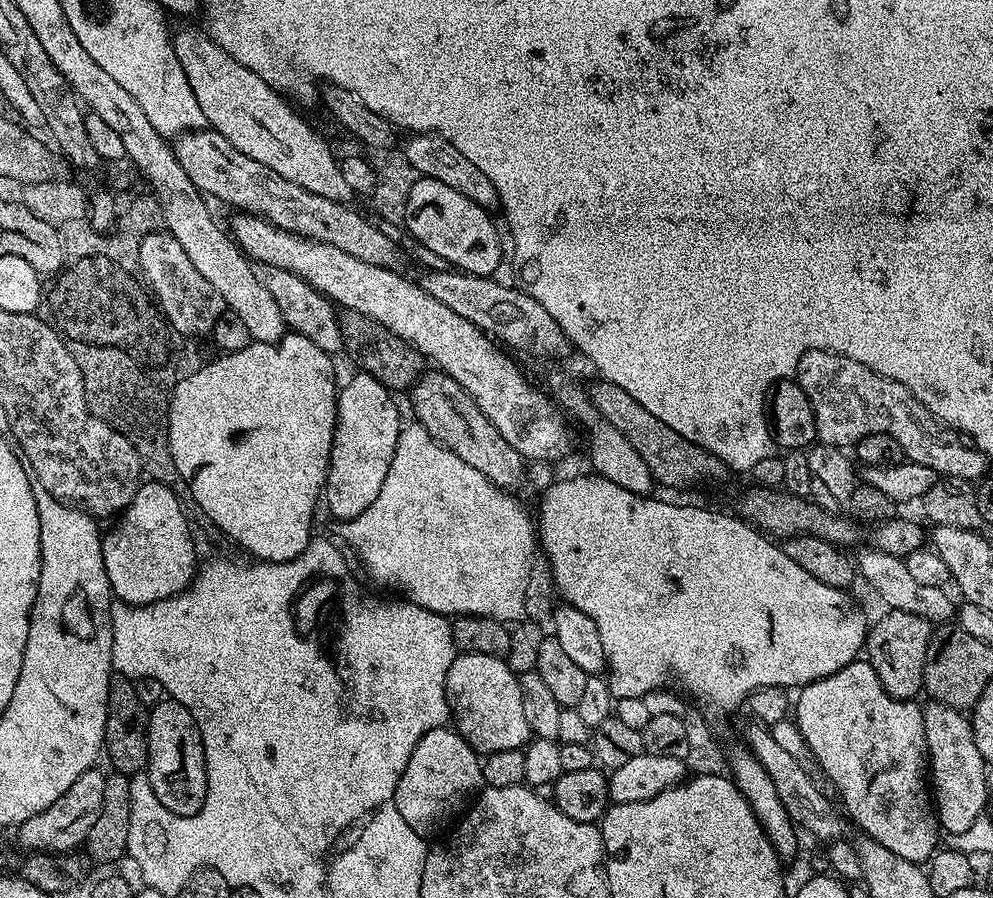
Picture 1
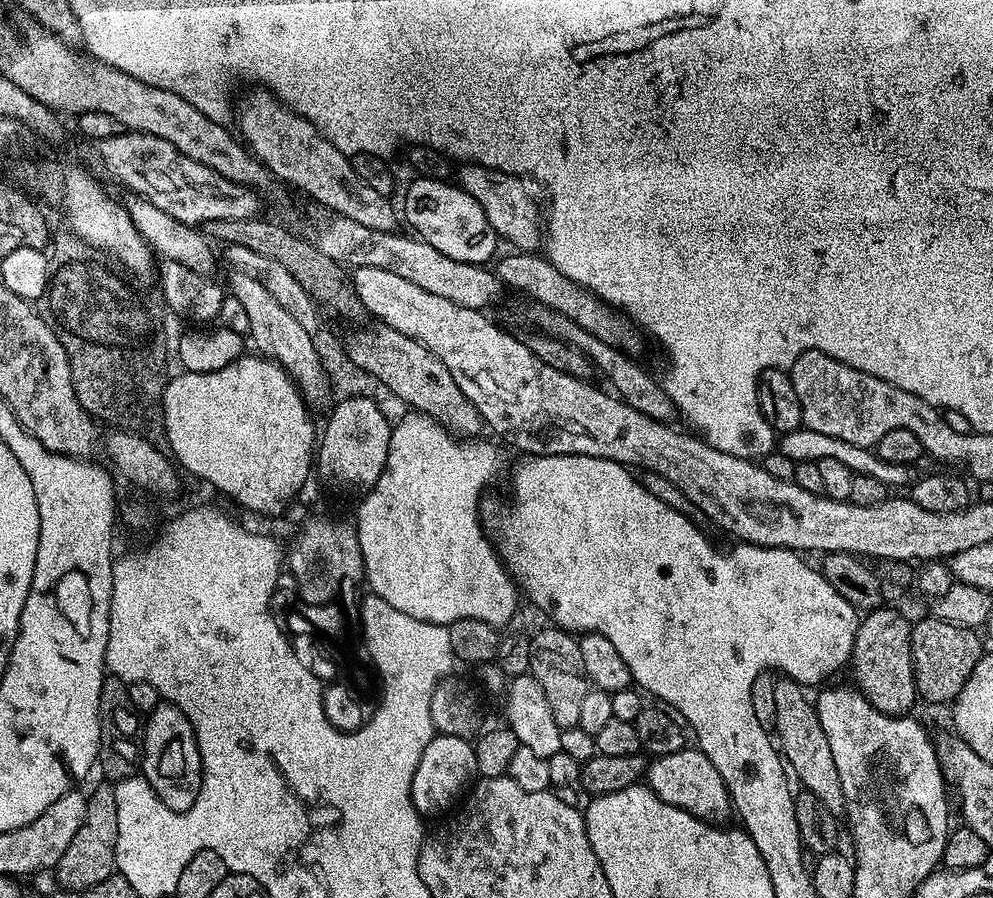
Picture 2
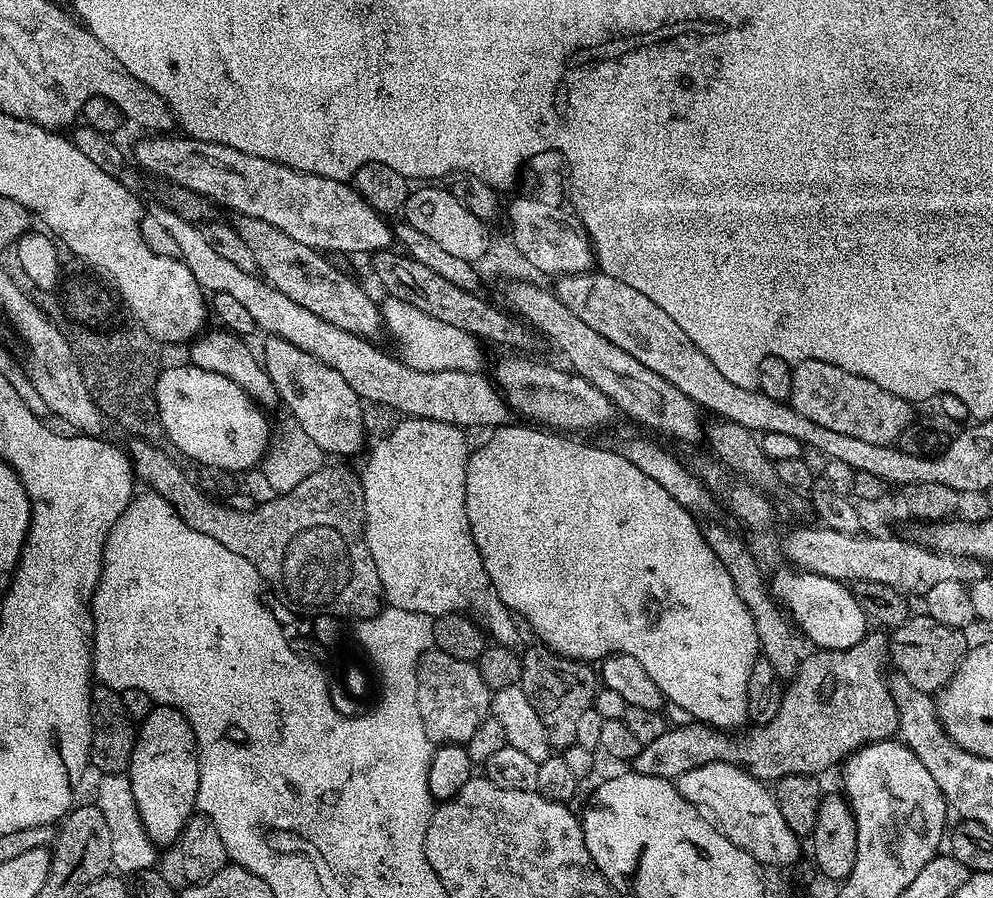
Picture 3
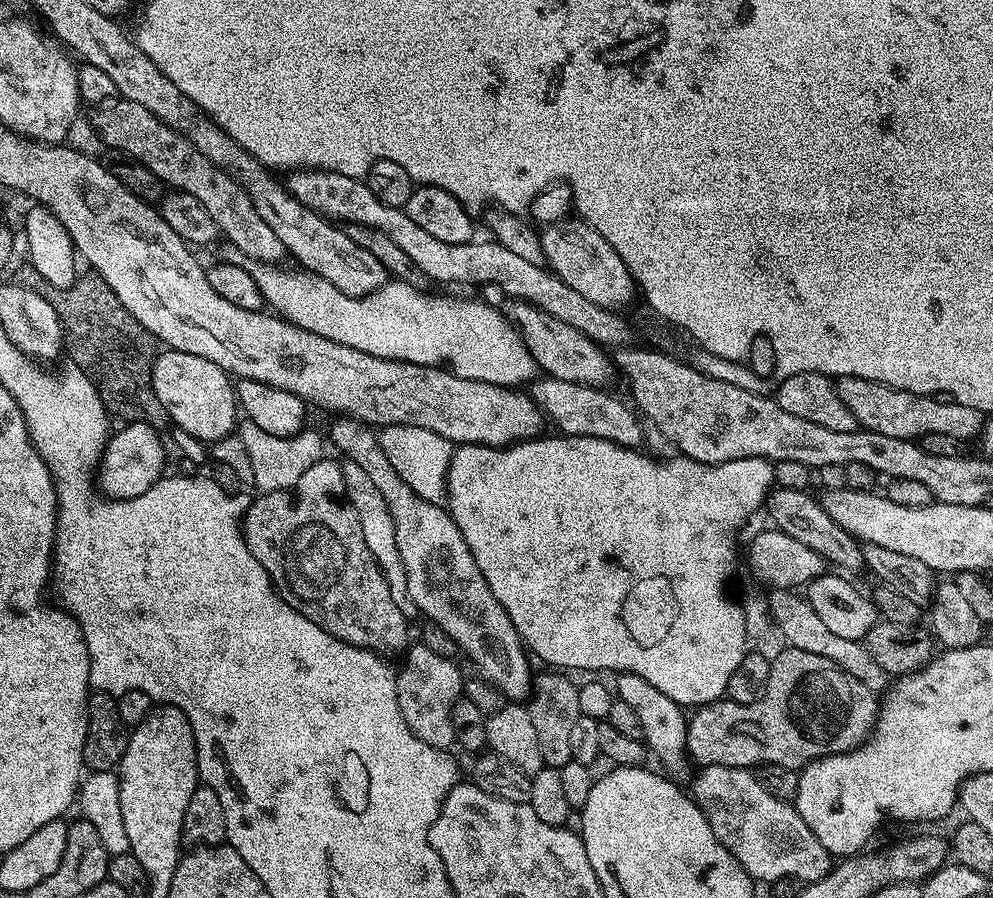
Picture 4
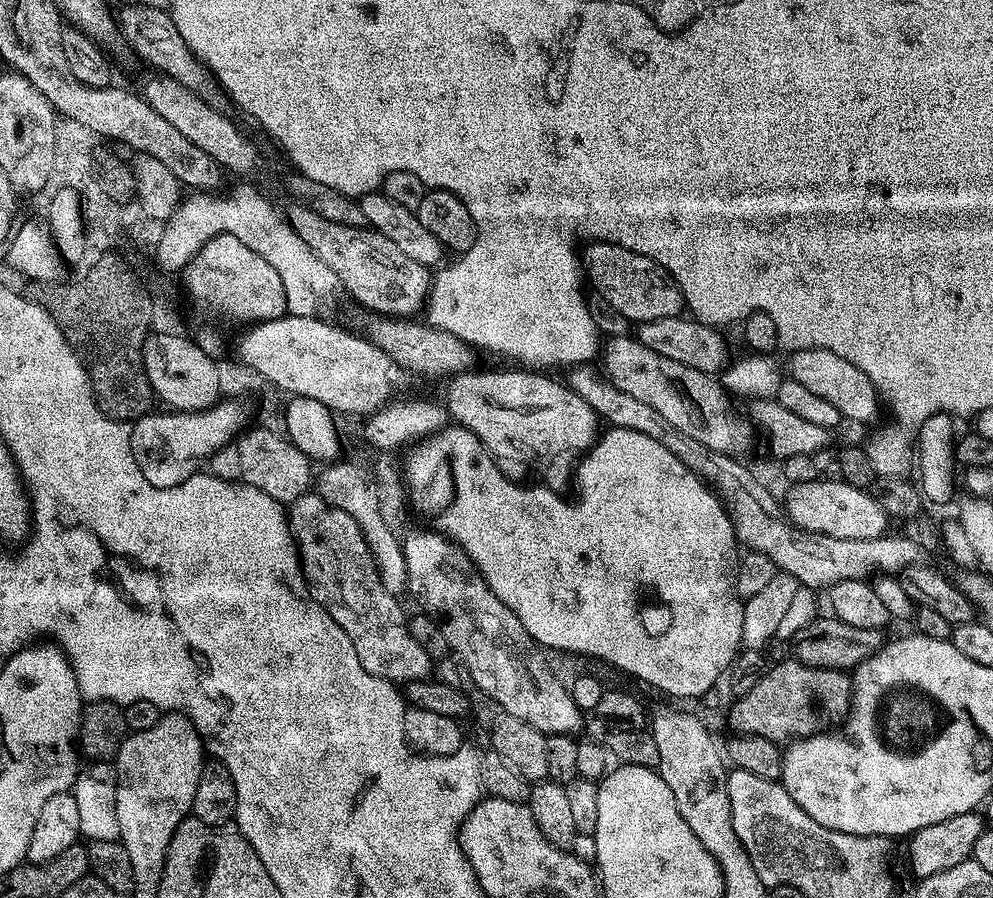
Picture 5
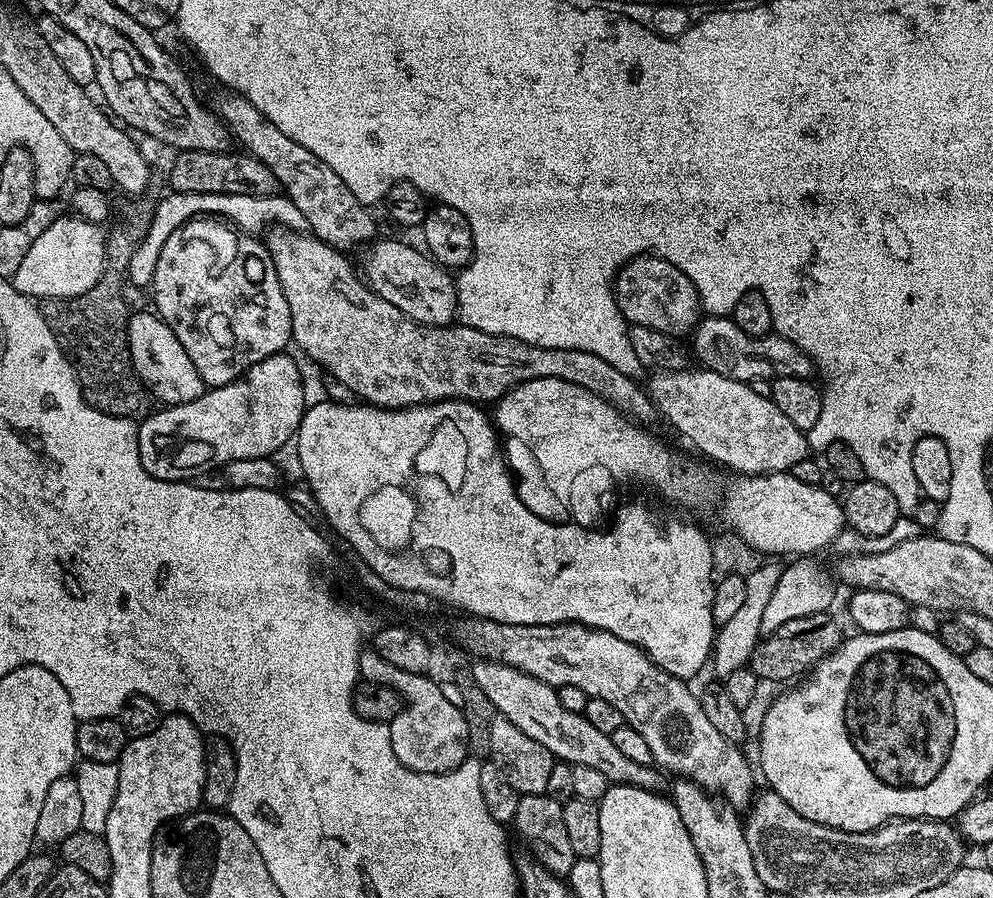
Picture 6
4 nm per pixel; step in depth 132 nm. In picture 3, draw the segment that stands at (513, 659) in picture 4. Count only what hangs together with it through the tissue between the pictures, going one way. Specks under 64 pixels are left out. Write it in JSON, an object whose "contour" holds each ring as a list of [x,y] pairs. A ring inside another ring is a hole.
{"contour":[[[268,336],[265,341],[264,356],[262,352],[264,369],[278,390],[280,404],[288,407],[289,414],[296,419],[295,427],[304,431],[329,457],[359,457],[365,451],[365,405],[360,396],[350,390],[350,382],[346,382],[338,370],[330,370],[326,362],[318,362],[314,354],[306,354],[306,350],[298,350],[294,342],[286,342],[286,338]]]}

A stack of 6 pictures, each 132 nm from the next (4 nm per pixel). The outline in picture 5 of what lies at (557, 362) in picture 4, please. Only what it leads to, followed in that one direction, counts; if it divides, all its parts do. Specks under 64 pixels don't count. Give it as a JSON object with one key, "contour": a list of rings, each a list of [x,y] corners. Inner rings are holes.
{"contour":[[[631,335],[607,337],[602,344],[602,358],[603,354],[602,372],[606,379],[618,386],[622,394],[630,394],[630,398],[646,402],[646,406],[650,406],[664,419],[669,429],[683,432],[710,450],[724,452],[728,456],[740,454],[747,446],[749,425],[744,425],[739,416],[732,411],[733,401],[719,379],[690,366],[670,362],[670,358],[654,354]]]}

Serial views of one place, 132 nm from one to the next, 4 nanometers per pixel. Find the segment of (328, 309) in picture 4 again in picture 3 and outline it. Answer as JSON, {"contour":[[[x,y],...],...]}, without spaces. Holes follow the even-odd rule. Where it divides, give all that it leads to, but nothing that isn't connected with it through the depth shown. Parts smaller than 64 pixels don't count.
{"contour":[[[388,296],[385,301],[380,304],[383,327],[396,339],[396,344],[400,347],[399,359],[411,368],[476,370],[481,367],[480,352],[476,349],[478,341],[475,336],[466,330],[458,330],[458,326],[446,326],[446,322],[438,322],[438,318],[430,318],[430,314],[422,314],[418,306],[410,306],[410,302],[402,302],[396,296]]]}

